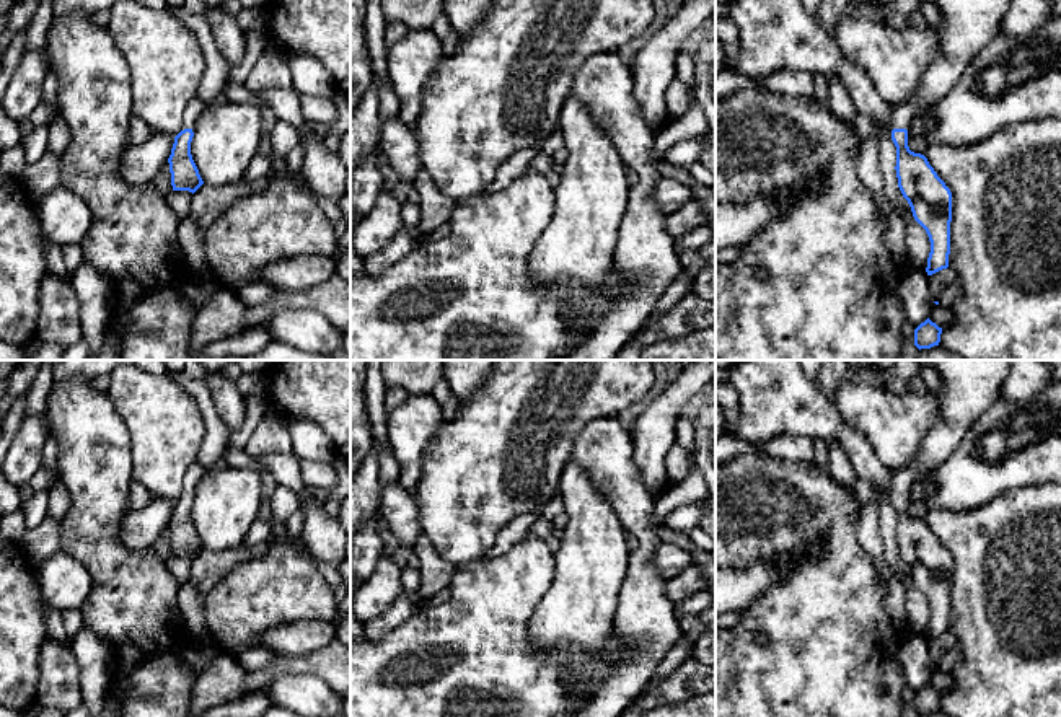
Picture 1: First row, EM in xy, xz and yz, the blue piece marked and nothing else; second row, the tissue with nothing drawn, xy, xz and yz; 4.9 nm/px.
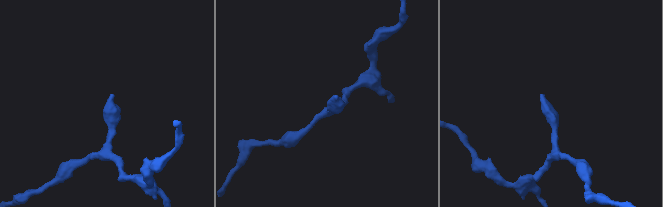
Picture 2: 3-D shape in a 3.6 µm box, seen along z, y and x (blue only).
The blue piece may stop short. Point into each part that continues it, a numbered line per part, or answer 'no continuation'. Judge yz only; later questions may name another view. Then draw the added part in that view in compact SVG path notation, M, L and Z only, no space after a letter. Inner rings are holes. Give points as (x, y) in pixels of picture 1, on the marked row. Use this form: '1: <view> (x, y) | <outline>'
1: yz (970, 25) | M932 0L945 16L942 26L934 28L939 36L939 57L922 75L918 90L895 109L892 109L892 125L906 129L911 117L922 108L929 108L939 98L945 96L958 81L965 68L981 54L981 51L1001 33L1002 20L1009 10L1010 0Z

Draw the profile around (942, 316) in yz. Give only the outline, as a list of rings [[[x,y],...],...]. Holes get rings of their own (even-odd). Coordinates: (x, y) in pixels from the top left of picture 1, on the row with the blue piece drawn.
[[[932,303],[929,319],[944,329],[955,321],[955,313],[952,306],[940,306]]]

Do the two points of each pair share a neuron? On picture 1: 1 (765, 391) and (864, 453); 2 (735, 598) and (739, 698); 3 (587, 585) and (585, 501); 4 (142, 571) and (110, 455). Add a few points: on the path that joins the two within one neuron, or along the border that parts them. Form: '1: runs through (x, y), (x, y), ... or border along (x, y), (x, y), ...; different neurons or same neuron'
1: runs through (789, 401), (797, 409), (820, 417), (840, 432); same neuron
2: border along (768, 587), (739, 611); different neurons
3: runs through (587, 564), (587, 522); same neuron
4: runs through (111, 546), (106, 541), (106, 486); same neuron

